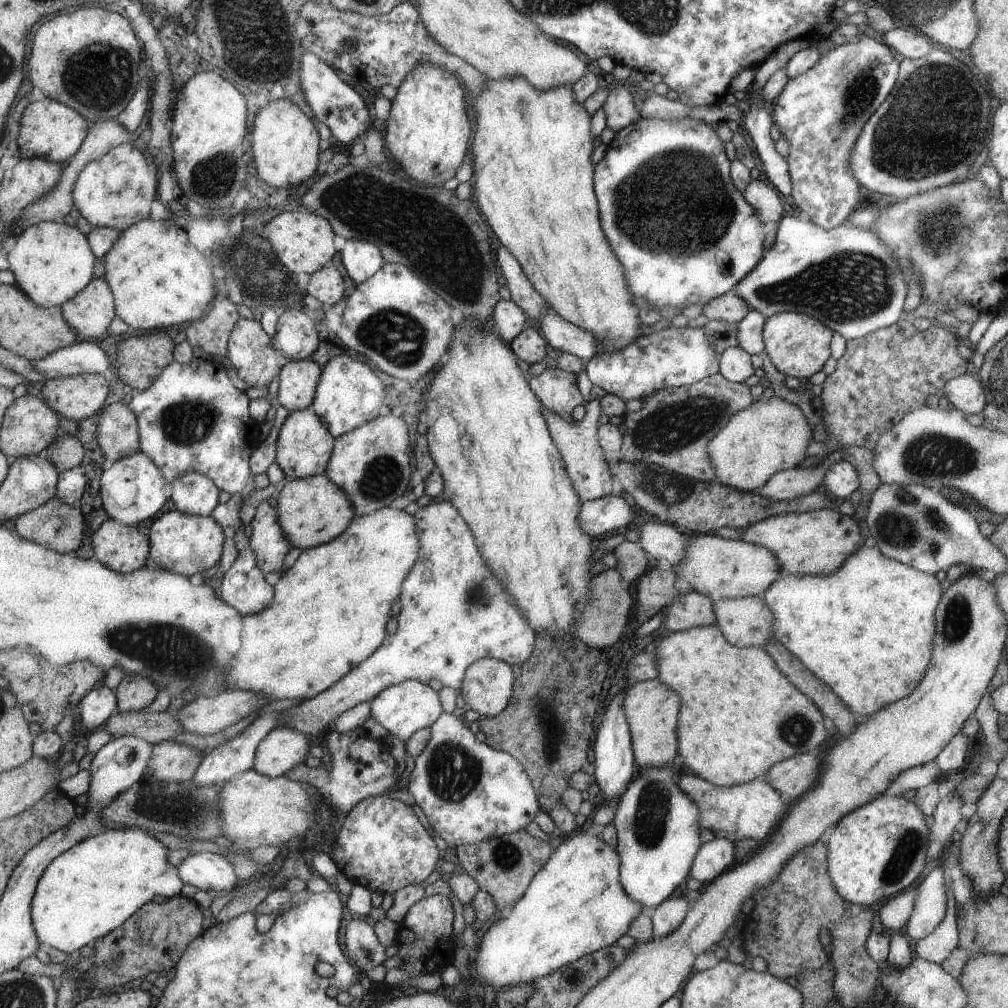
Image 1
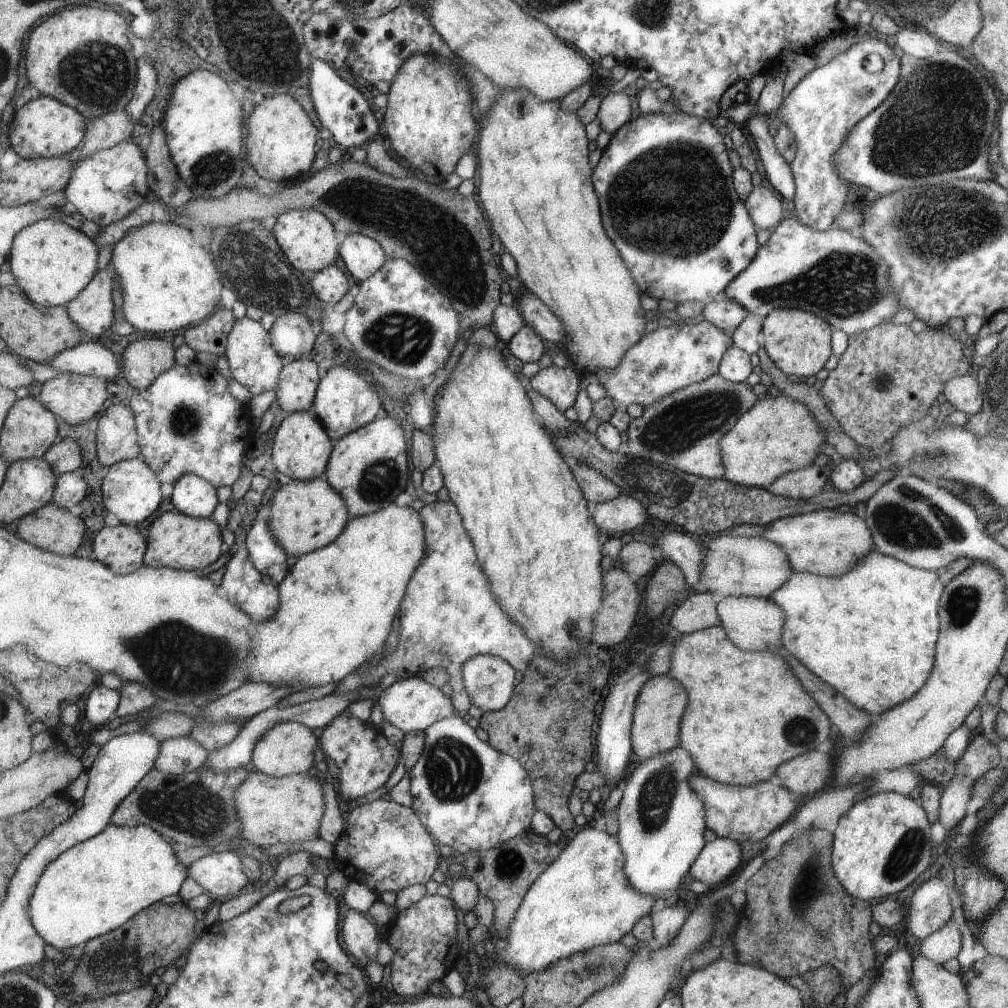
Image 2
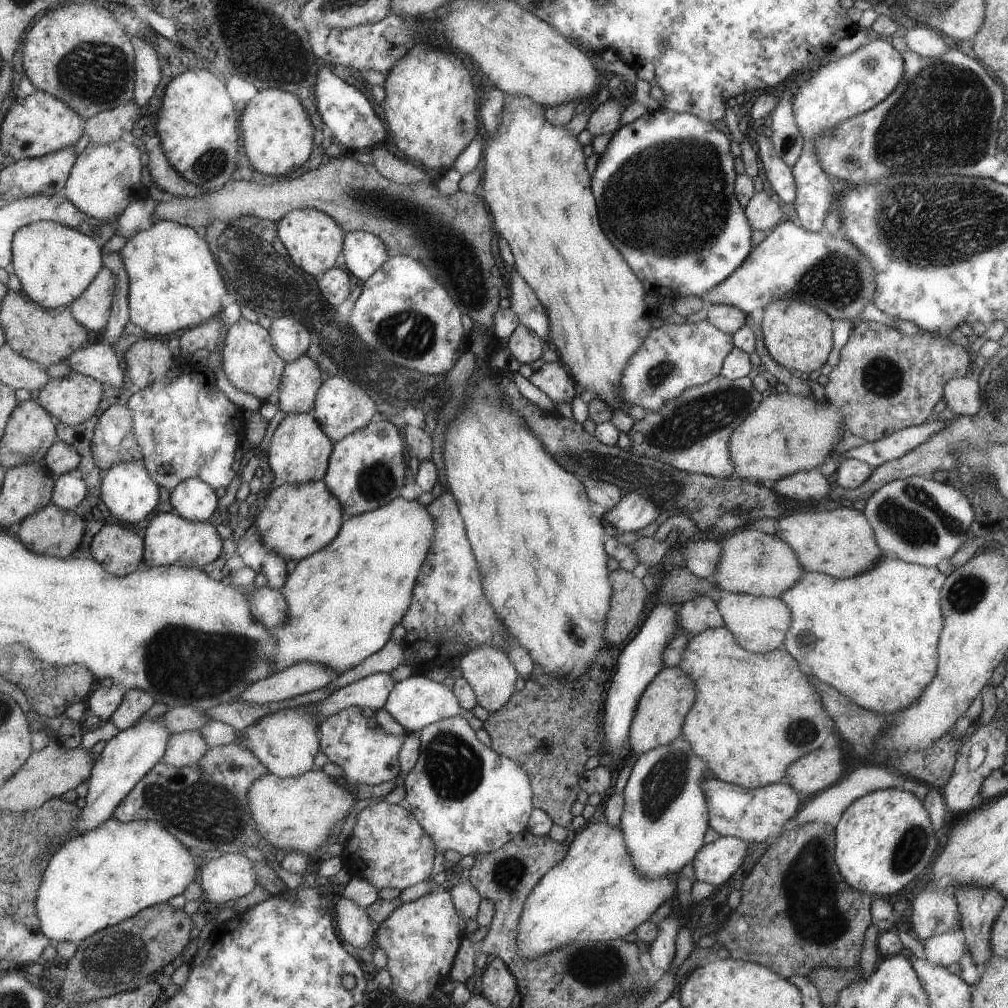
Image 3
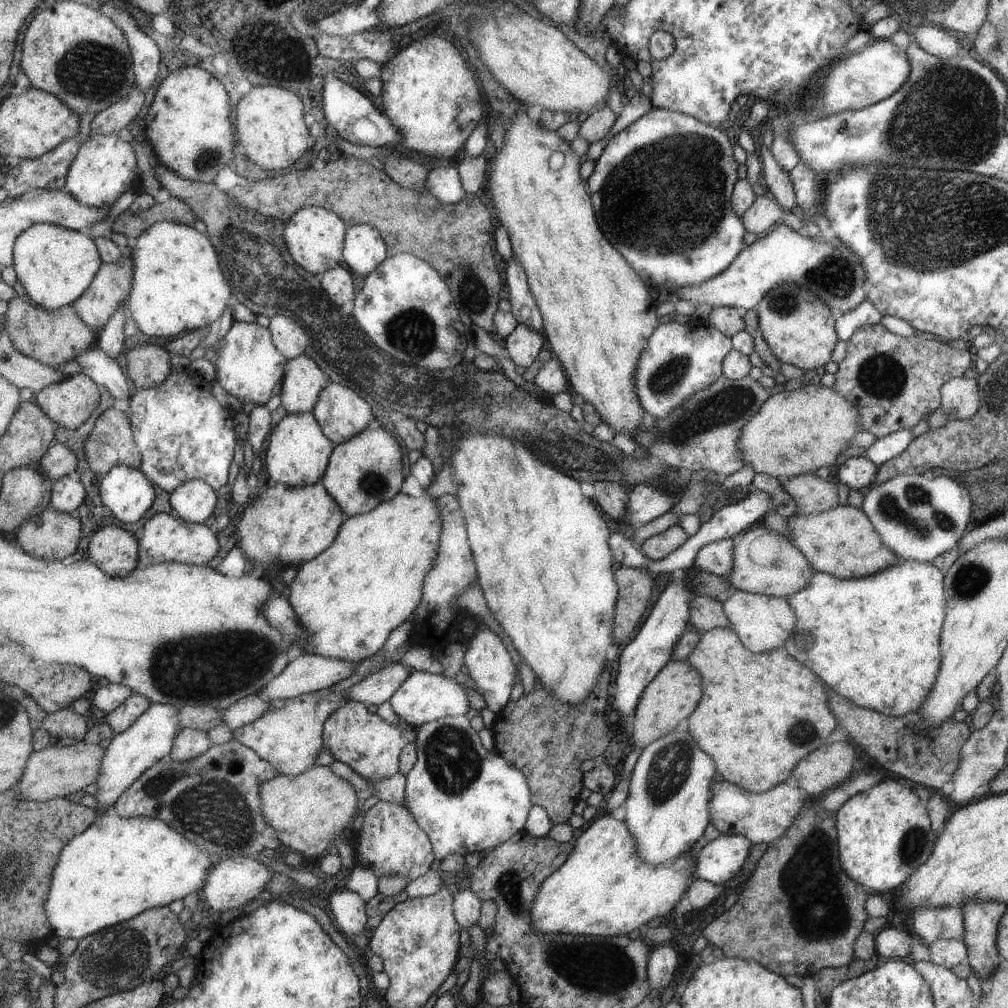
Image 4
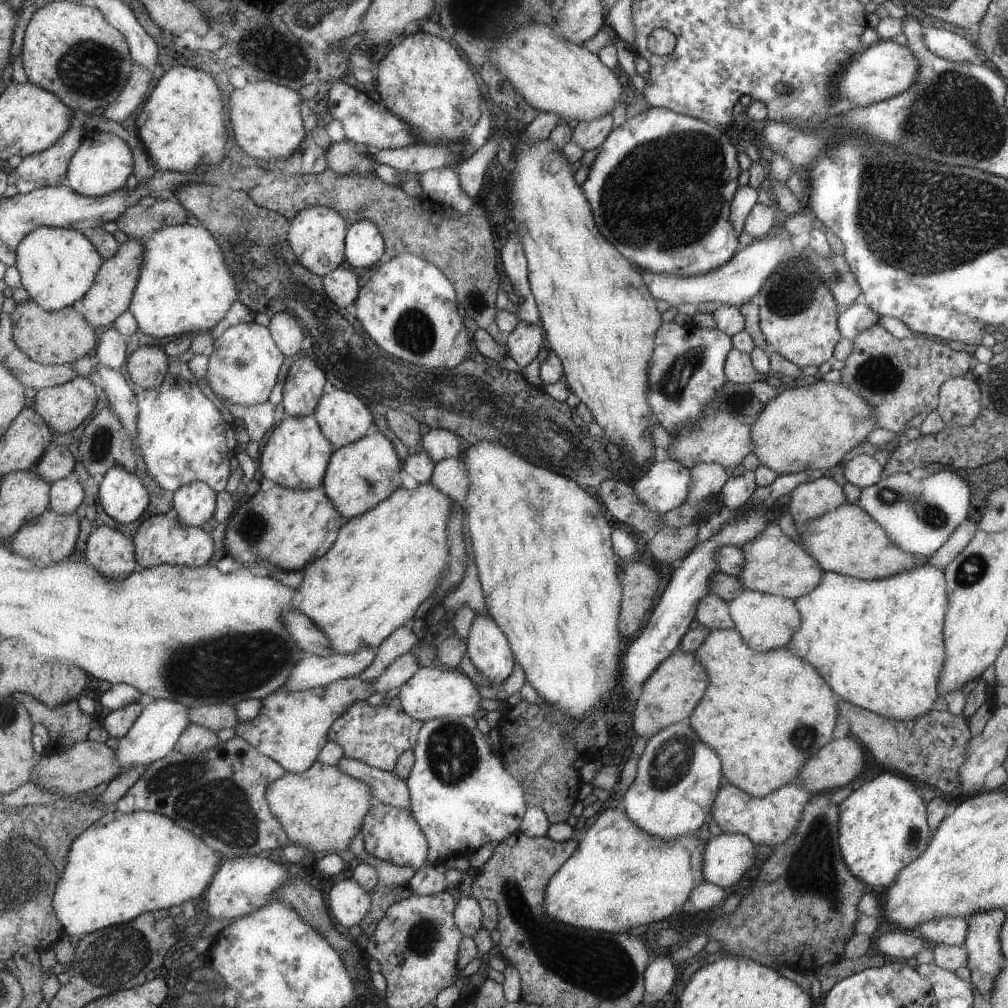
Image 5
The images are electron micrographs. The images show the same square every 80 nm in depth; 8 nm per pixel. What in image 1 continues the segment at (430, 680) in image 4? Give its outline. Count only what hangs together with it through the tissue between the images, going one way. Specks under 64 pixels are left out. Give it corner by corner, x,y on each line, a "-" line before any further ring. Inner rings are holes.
407,679
381,691
373,700
372,716
393,736
405,742
407,738
420,728
430,726
443,714
437,691
427,684
415,679

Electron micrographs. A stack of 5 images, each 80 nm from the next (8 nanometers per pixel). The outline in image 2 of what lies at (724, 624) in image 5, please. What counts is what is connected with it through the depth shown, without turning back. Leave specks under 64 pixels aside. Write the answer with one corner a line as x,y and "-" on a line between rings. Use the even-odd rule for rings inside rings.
704,591
687,595
679,602
669,624
684,634
707,627
719,627
721,621
716,613
716,600
714,595

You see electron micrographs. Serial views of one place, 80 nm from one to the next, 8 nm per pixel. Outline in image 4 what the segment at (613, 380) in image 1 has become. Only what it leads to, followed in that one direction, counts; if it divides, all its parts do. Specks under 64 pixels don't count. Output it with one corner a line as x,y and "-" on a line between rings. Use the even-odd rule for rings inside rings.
689,320
684,325
670,321
659,325
648,338
648,343
640,354
637,366
635,366
634,384
641,408
644,408
645,412
655,419
665,418
674,408
680,407
690,396
707,388
715,379
723,376
724,356
732,349
730,337
726,337
724,333
702,321
693,322

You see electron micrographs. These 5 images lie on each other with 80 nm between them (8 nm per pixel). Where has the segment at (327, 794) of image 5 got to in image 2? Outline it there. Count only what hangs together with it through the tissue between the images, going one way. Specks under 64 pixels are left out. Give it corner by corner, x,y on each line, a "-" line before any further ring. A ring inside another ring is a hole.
257,770
249,774
245,782
235,793
237,820
242,824
241,842
247,842
267,848
273,844
301,840
311,840
319,834
321,818
325,814
325,790
323,790
322,776
315,771
309,774
289,775
286,777
274,777

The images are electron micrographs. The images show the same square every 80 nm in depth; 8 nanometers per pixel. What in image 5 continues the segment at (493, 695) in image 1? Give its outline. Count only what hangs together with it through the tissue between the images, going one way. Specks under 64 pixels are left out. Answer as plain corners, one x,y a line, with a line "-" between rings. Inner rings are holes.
489,613
475,614
465,641
465,654
488,680
488,686
497,686
509,676
515,656
504,632

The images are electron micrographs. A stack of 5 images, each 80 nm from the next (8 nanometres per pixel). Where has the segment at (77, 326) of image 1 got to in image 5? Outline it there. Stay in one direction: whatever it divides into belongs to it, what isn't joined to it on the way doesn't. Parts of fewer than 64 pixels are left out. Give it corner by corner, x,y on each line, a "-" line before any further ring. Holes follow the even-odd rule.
129,238
120,244
115,256
105,259
97,273
93,286
80,299
75,307
85,315
85,318
94,326
108,326
114,324
115,319
130,310
130,304
139,282
143,261
143,240

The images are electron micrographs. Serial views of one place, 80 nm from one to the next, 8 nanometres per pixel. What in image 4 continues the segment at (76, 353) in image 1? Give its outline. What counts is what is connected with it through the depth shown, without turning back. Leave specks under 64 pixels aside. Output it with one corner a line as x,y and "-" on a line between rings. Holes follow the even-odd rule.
93,346
89,350
82,352
78,358
82,372
89,375
97,384
105,387
120,403
127,414
131,408
131,386
129,380
114,358
111,358
99,346

